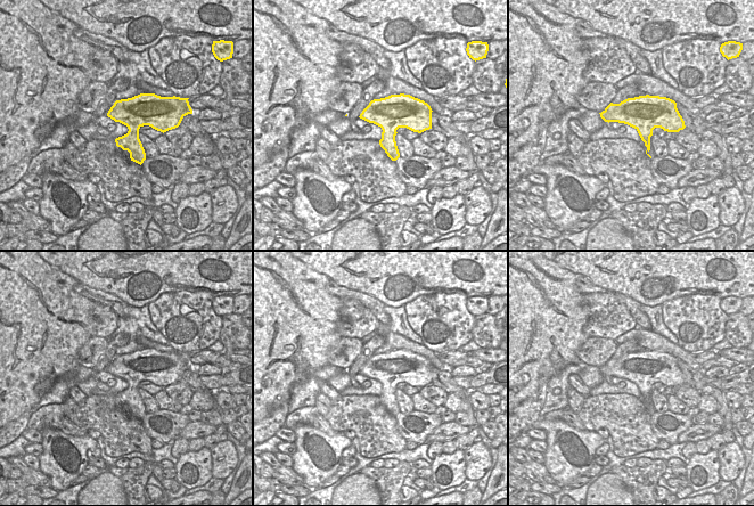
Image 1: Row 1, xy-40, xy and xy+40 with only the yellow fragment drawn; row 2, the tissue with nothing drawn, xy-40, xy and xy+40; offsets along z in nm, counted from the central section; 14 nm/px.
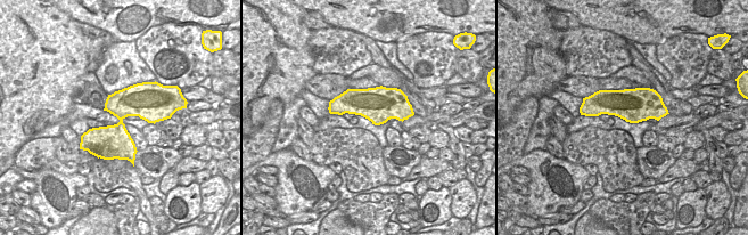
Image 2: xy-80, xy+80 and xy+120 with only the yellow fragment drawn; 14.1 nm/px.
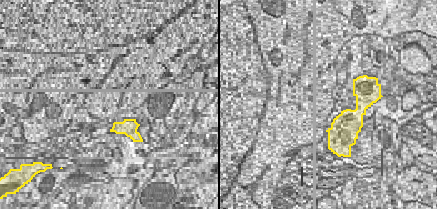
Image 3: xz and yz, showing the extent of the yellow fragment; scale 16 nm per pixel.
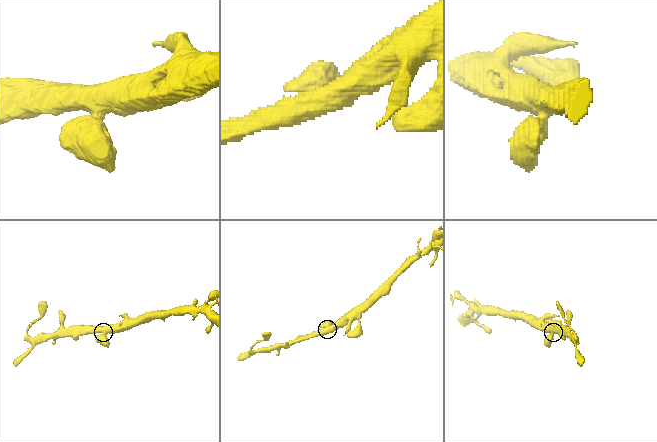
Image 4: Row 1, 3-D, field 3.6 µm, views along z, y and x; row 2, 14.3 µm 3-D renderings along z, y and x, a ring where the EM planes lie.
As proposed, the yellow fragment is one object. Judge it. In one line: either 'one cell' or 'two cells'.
one cell

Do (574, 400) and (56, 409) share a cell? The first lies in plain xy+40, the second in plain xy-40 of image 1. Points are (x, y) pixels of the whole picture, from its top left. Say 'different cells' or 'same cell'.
different cells

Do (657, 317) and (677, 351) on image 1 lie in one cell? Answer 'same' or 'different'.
different

